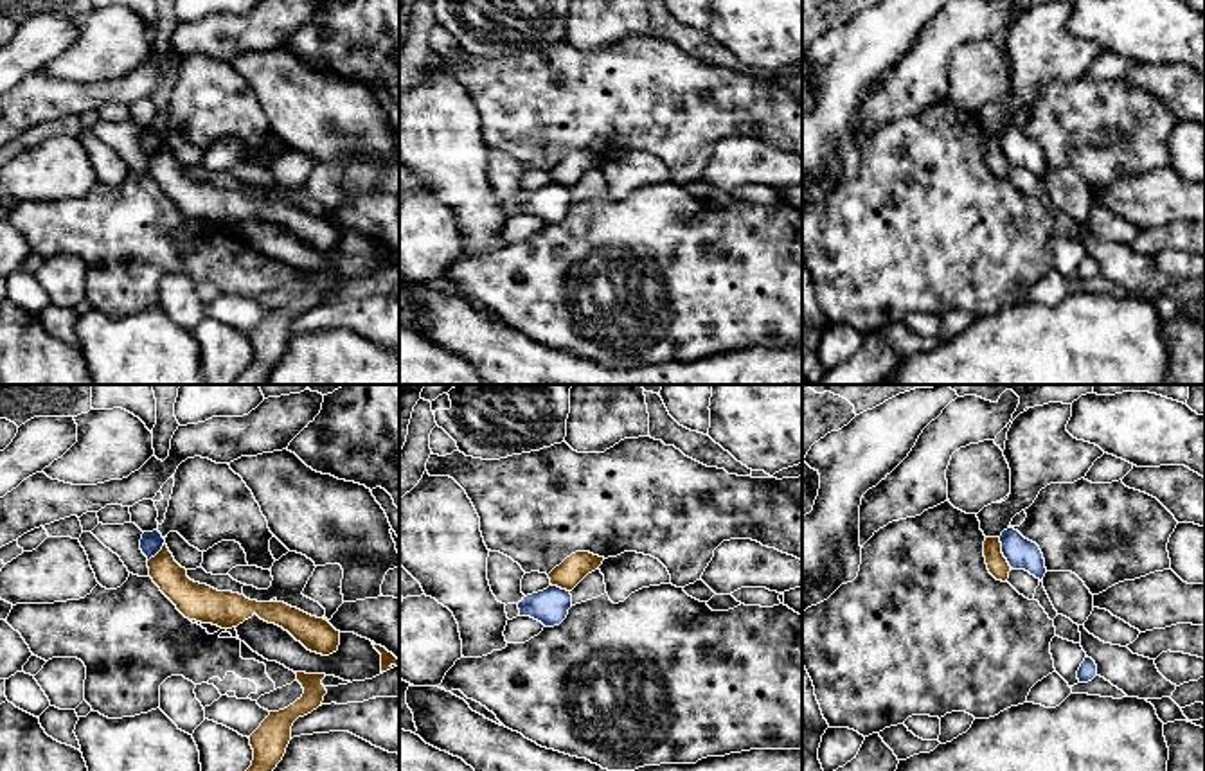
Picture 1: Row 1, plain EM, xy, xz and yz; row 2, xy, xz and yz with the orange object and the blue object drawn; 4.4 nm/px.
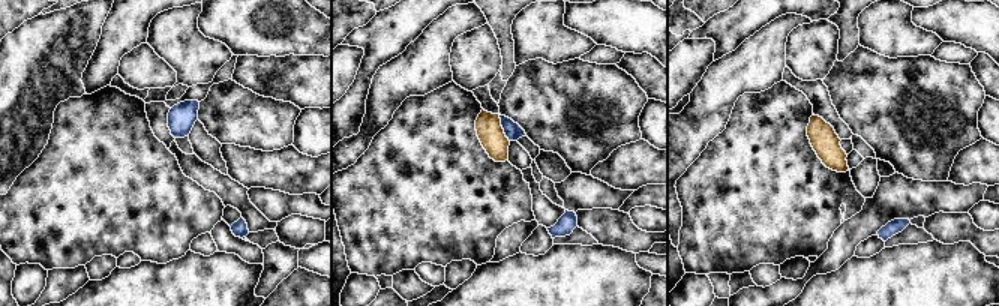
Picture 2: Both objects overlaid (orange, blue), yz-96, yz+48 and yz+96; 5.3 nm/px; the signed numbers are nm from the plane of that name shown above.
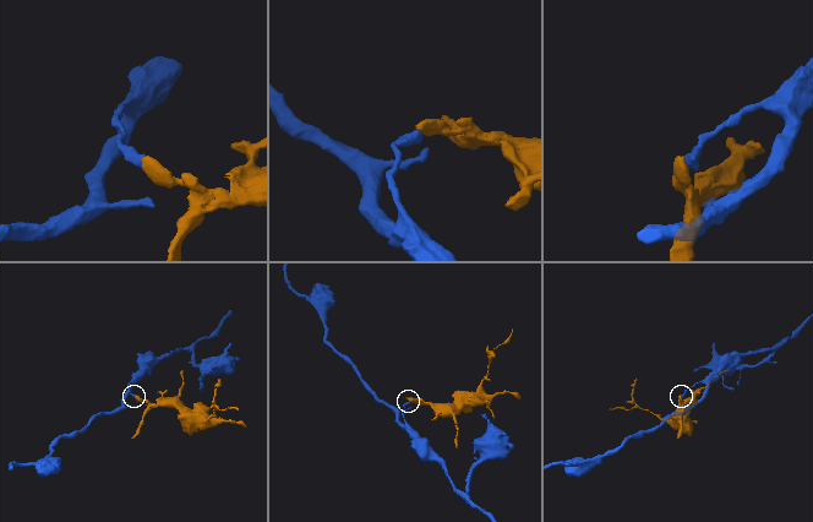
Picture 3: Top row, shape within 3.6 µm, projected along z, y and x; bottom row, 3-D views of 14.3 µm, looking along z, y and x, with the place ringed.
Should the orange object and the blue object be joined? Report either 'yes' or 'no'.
no

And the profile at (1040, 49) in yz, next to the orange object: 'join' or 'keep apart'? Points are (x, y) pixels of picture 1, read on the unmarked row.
keep apart

